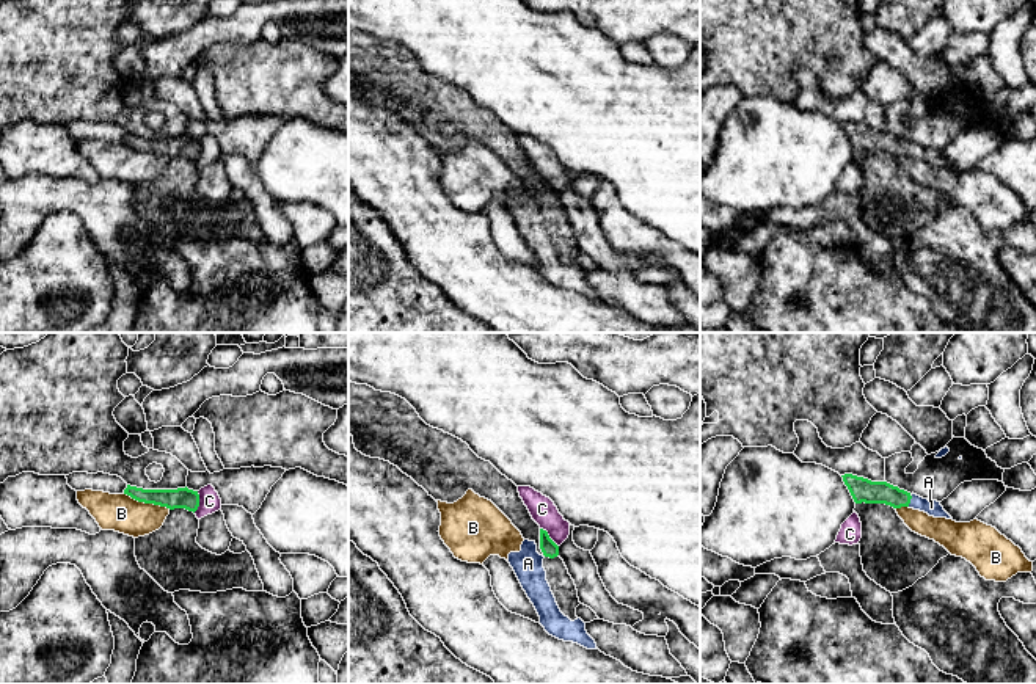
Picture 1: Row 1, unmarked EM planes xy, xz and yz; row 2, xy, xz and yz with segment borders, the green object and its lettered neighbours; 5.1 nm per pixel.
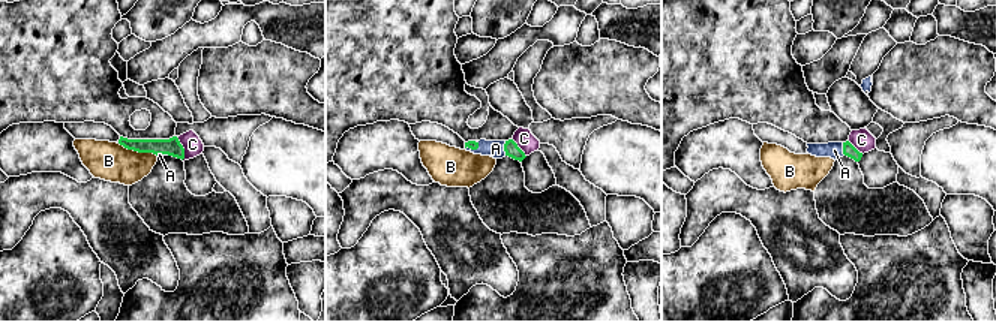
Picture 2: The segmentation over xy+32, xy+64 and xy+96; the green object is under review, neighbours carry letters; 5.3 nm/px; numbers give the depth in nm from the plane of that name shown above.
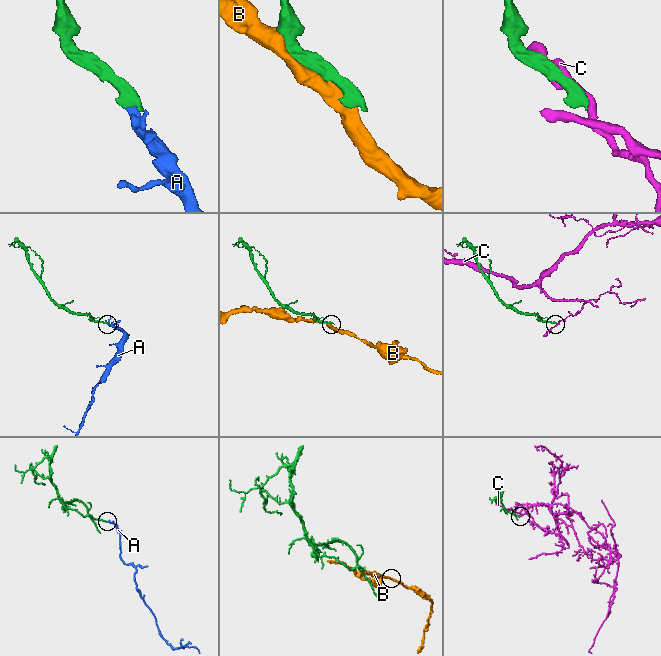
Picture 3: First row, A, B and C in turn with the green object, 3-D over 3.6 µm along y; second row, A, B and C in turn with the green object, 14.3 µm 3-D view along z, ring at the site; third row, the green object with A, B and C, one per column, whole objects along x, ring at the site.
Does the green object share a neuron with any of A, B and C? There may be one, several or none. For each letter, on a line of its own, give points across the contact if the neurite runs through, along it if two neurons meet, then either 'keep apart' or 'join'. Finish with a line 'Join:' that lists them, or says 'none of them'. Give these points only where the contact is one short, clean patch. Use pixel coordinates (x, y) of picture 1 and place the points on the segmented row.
A: runs through yz (862, 490), (887, 493), (909, 501), (931, 507); join
B: keep apart
C: border along xy (198, 491), (198, 507), (193, 512); keep apart
Join: A

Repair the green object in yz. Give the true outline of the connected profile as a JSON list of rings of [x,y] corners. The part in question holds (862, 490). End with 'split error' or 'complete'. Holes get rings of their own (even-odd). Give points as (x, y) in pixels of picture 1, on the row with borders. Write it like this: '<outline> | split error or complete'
[[[844,474],[841,477],[855,504],[885,504],[893,508],[909,507],[934,518],[953,519],[937,500],[923,499],[887,482],[871,482],[852,474]]] | split error

